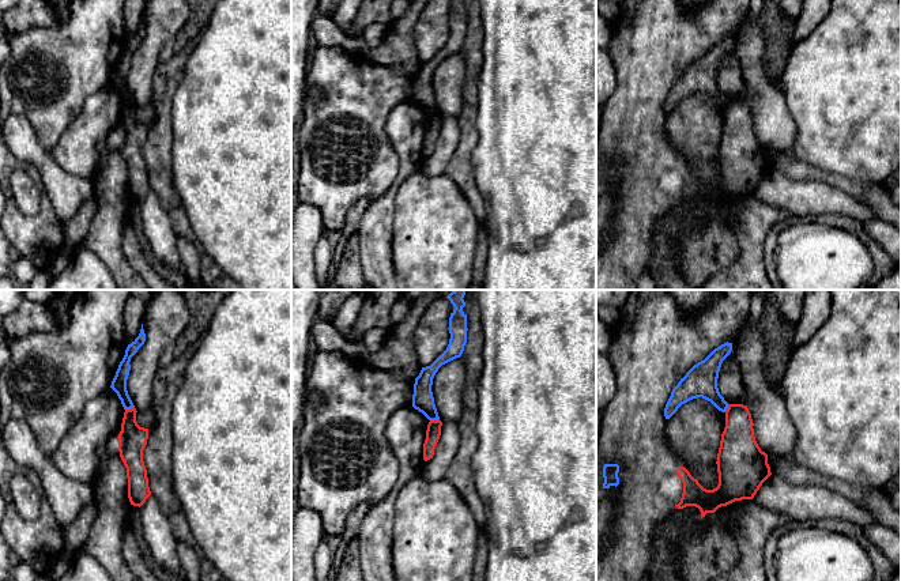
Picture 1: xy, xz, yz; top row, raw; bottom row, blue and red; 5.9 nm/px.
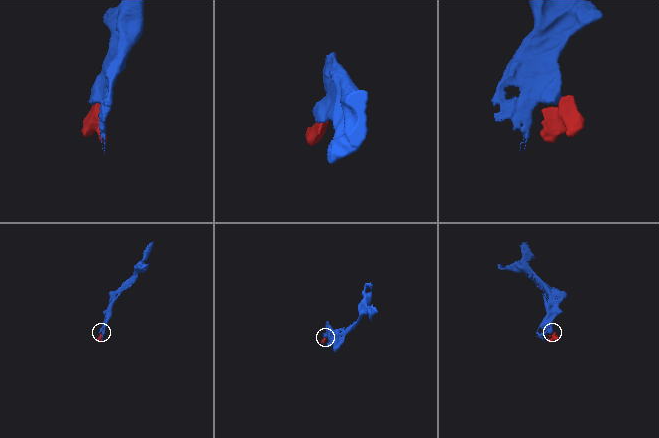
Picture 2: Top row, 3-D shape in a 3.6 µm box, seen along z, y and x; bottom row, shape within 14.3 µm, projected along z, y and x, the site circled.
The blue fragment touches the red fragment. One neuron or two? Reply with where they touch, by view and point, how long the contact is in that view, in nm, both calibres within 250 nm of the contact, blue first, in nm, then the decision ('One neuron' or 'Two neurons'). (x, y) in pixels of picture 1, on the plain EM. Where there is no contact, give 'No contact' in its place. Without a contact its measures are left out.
Touches blue at xy (129, 104). Shared border 60 nm. Thickness 90 nm (blue) against 170 nm. Two neurons

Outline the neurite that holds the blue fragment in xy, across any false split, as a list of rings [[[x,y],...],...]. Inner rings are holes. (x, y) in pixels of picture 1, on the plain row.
[[[142,19],[139,31],[131,39],[128,39],[125,50],[120,57],[116,71],[110,80],[110,83],[117,88],[118,94],[121,95],[124,105],[131,105],[135,102],[127,86],[127,75],[131,65],[131,53],[137,48],[137,45],[144,39],[144,37],[146,29]]]

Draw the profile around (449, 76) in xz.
[[[460,52],[442,60],[433,73],[431,87],[440,116],[459,117],[463,109],[463,87],[467,61]]]

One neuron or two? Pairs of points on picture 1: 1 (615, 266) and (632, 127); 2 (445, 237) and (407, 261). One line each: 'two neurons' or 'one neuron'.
1: one neuron
2: one neuron

